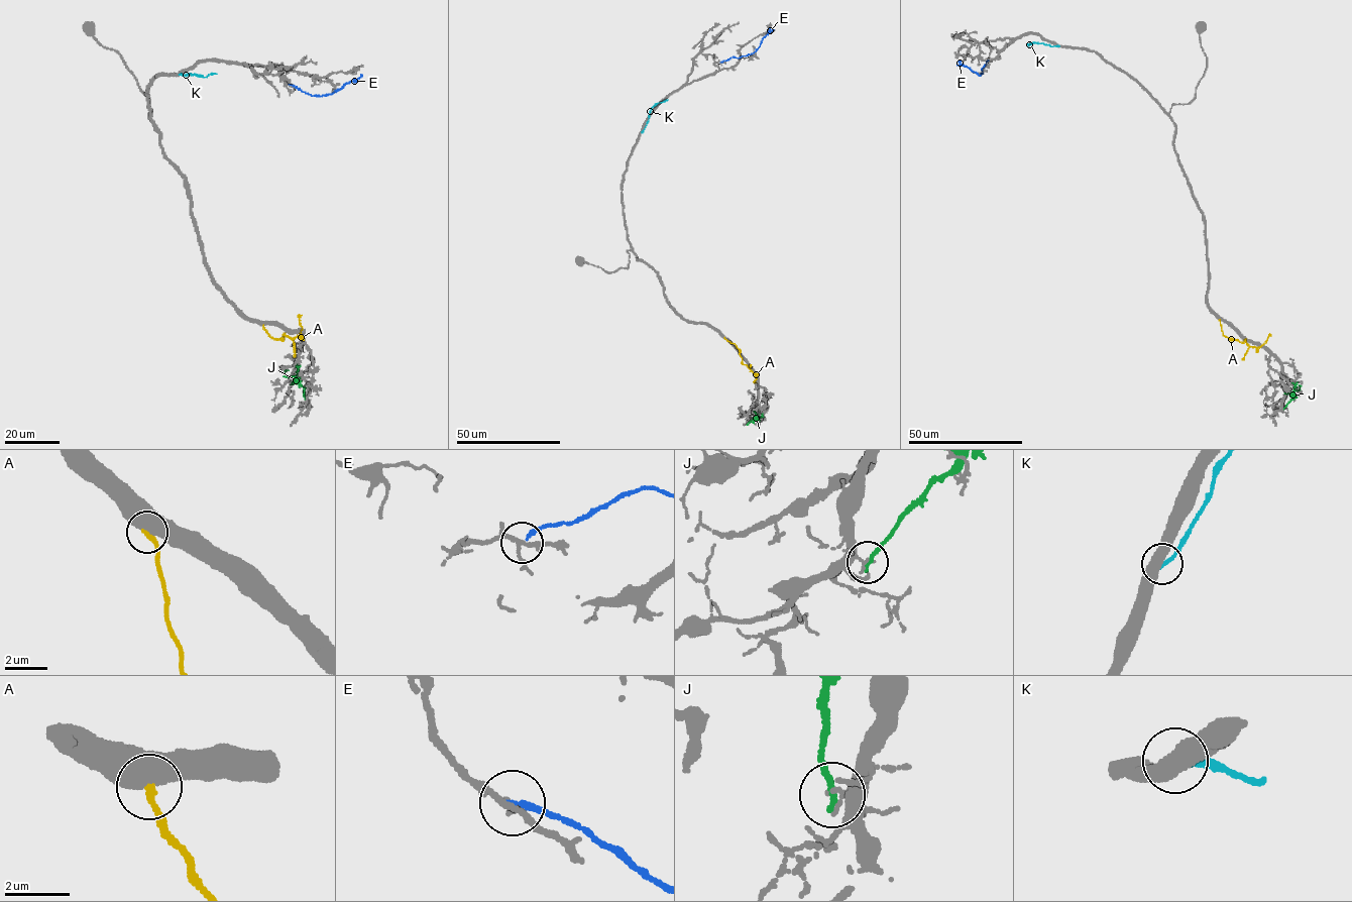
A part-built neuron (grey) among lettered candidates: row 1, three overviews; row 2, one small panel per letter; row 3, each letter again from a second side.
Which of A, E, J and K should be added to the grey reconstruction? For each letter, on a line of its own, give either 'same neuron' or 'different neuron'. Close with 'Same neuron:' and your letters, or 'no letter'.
A: different neuron
E: different neuron
J: different neuron
K: different neuron
Same neuron: no letter

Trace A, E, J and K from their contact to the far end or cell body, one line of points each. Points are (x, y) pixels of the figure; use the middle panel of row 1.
A: (723, 337), (740, 351), (742, 363), (755, 376), (756, 382)
E: (720, 63), (754, 52), (774, 27)
J: (762, 414), (750, 423)
K: (641, 132), (651, 109), (668, 100)

